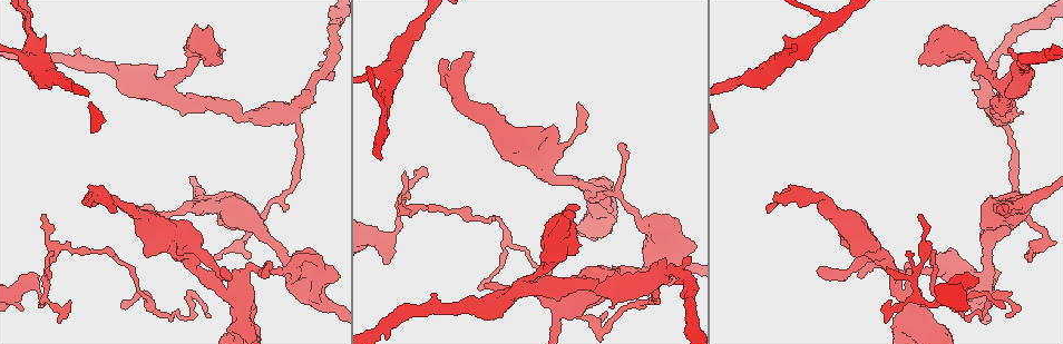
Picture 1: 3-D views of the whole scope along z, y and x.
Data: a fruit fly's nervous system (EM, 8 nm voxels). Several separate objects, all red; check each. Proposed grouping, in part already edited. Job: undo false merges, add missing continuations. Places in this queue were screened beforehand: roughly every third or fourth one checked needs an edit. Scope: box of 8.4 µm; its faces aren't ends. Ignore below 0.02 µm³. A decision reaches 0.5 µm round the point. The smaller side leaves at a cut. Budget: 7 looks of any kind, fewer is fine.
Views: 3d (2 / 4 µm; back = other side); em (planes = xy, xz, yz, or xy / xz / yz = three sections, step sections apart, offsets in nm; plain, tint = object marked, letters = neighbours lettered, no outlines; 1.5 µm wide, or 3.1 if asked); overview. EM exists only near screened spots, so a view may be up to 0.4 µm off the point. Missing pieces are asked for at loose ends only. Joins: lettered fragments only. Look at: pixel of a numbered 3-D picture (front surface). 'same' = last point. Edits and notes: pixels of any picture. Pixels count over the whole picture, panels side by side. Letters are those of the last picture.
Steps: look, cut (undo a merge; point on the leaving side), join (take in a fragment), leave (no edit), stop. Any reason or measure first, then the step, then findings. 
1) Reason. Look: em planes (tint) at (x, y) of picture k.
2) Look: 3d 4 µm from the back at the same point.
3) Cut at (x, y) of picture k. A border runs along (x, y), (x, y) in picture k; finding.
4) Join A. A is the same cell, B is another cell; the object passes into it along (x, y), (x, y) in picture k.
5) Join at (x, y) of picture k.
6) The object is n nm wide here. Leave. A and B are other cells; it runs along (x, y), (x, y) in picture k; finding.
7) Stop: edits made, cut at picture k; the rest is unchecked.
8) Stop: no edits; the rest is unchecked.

Arms part here. Look: em yz step 8 (tint) at (379, 238) of picture 1.

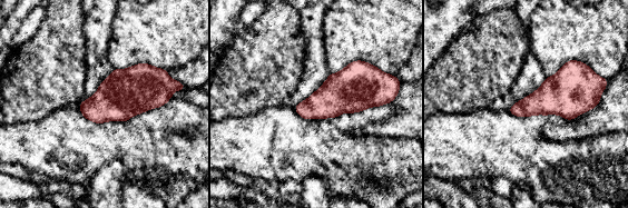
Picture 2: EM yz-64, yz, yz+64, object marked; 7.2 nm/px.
Look: em planes (letters) at the same point.

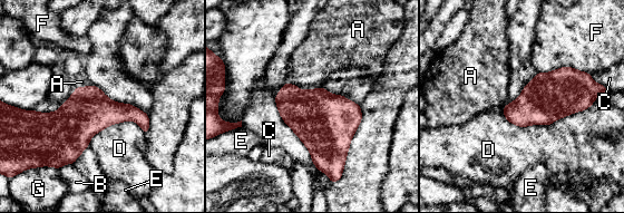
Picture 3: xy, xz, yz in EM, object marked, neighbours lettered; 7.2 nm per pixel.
Leave. A, B, C, D, E, F and G are other cells; a border runs along (289, 81), (302, 89), (322, 87) in picture 3; one neuron here.

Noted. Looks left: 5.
Free end. Look: 3d 2 µm at (547, 131) of picture 1.

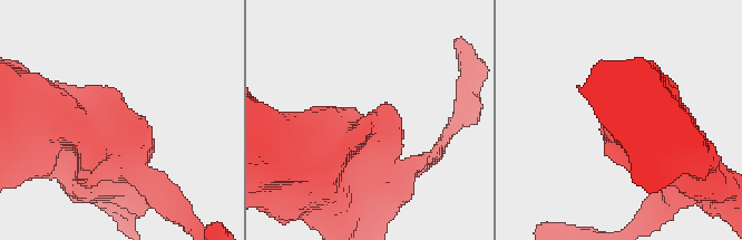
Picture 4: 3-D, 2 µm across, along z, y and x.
Shape alone is not enough. Look: em planes (letters) at (365, 123) of picture 4.

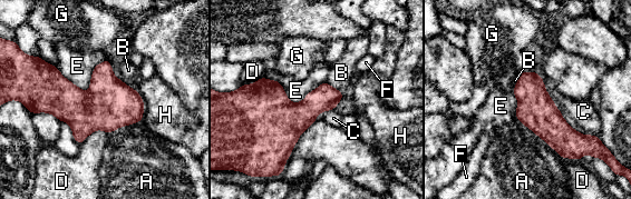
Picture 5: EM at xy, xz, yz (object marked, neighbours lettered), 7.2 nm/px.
Leave. A, B, C, D, E, F, G and H are other cells; no lettered fragment goes on from it.

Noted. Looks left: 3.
Stops while still wide. Look: em planes (letters) at (221, 59) of picture 1.

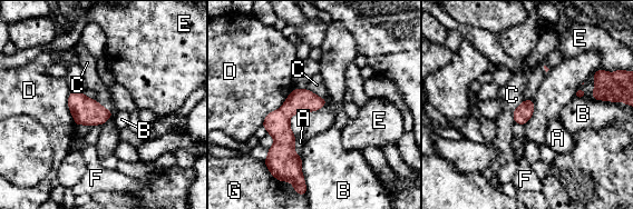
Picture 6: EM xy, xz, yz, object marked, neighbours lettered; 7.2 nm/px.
Leave. A, B, C, D, E, F and G are other cells; it runs along (307, 92), (283, 116), (293, 168) in picture 6; no lettered fragment goes on from it.

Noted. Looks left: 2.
Stop: no edits; the rest is unchecked.

